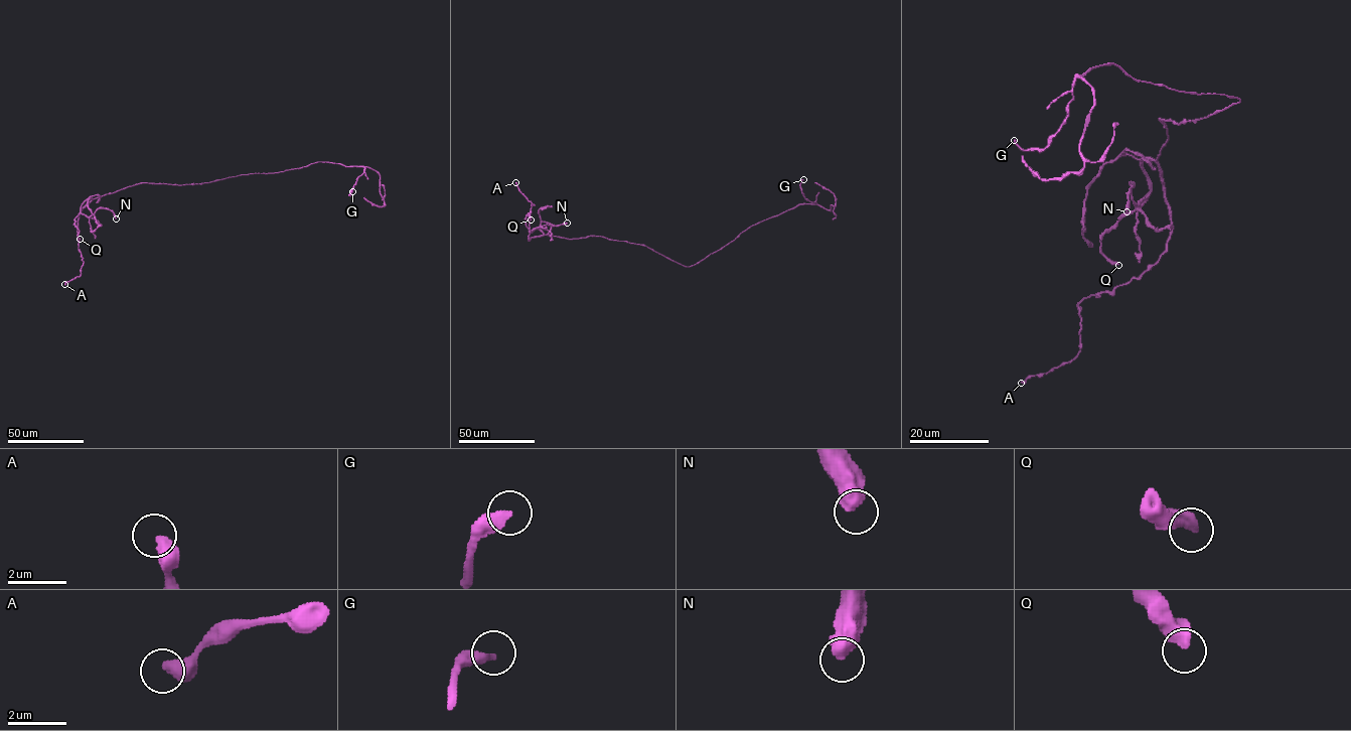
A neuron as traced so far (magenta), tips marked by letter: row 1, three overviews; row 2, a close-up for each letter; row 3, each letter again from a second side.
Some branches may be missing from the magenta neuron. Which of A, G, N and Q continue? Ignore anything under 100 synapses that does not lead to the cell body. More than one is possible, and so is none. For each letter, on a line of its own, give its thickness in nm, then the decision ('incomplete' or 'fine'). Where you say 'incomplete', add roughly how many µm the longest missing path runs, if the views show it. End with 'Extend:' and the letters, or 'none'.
A: 480 nm thick; fine
G: 440 nm thick; fine
N: 600 nm thick; fine
Q: 440 nm thick; fine
Extend: none

